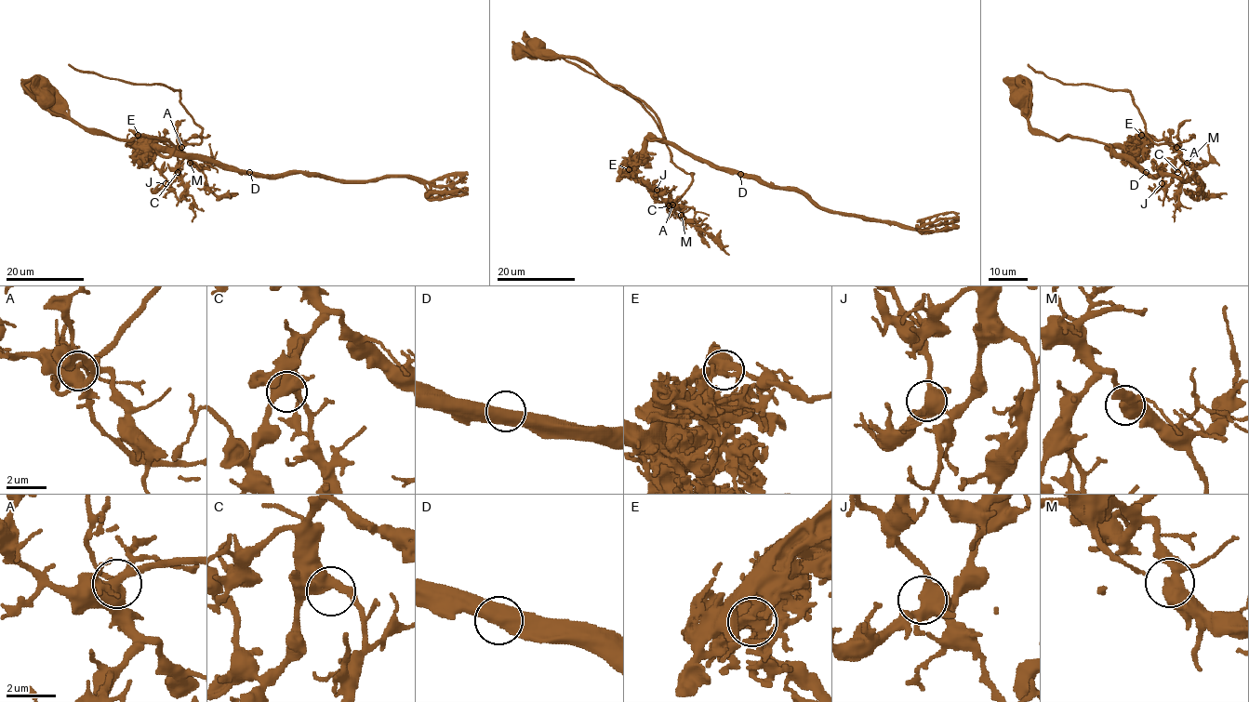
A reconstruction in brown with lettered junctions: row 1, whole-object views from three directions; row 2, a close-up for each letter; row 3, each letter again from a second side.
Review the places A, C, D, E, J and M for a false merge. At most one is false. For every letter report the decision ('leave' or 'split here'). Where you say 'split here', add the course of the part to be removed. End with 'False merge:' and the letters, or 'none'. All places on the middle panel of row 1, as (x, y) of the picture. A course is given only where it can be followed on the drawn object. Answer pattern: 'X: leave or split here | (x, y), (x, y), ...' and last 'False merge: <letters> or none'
A: leave
C: leave
D: leave
E: split here | (629, 169), (658, 202), (673, 204), (692, 181), (693, 173), (671, 161), (663, 134), (635, 99), (560, 56)
J: leave
M: leave
False merge: E

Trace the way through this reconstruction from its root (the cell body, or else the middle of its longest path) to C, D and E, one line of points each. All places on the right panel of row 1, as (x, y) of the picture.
C: (1019, 99), (1030, 105), (1029, 125), (1056, 139), (1079, 137), (1111, 150), (1163, 139), (1178, 153), (1177, 172)
D: (1019, 99), (1024, 99), (1030, 105), (1029, 125), (1032, 128), (1056, 139), (1073, 136), (1105, 143), (1146, 172)
E: (1019, 99), (1030, 105), (1029, 125), (1056, 139), (1079, 137), (1105, 143), (1111, 150), (1141, 135)

